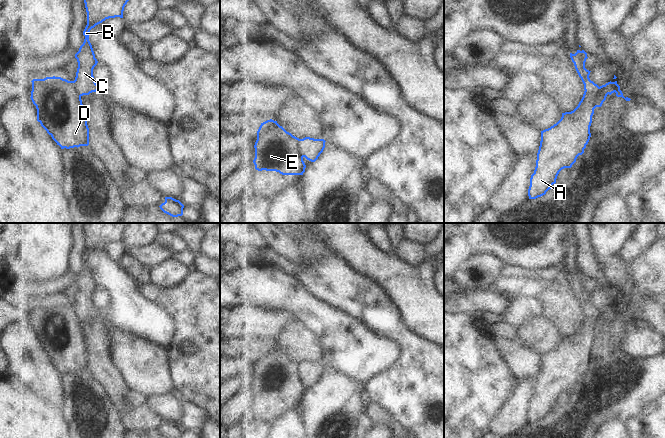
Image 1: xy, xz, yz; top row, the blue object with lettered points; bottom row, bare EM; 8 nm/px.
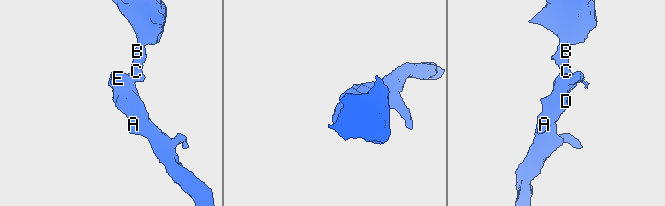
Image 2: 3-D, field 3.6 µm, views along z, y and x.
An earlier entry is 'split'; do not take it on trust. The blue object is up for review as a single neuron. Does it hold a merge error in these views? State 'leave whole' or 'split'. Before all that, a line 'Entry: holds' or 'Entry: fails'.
Entry: holds
split

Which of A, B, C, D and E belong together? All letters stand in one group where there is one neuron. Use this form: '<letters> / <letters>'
A D E / B C

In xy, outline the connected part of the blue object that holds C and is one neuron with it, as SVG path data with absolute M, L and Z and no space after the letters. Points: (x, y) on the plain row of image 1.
M83 223L87 236L87 249L83 255L85 260L83 268L75 278L78 292L75 301L75 308L80 320L89 319L99 315L101 310L95 306L93 293L98 285L92 269L89 265L89 256L96 249L106 243L120 241L123 242L124 231L130 223Z

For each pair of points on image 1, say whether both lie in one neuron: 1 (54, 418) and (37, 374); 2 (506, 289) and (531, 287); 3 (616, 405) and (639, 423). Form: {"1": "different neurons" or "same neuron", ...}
{"1": "different neurons", "2": "same neuron", "3": "different neurons"}

